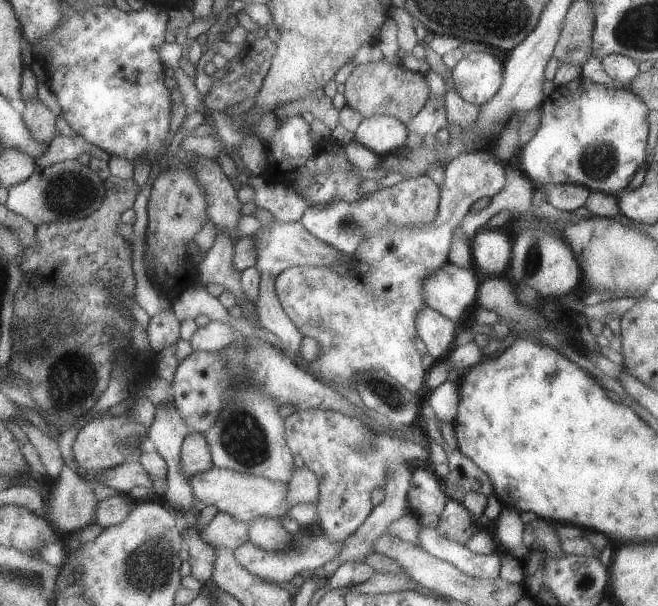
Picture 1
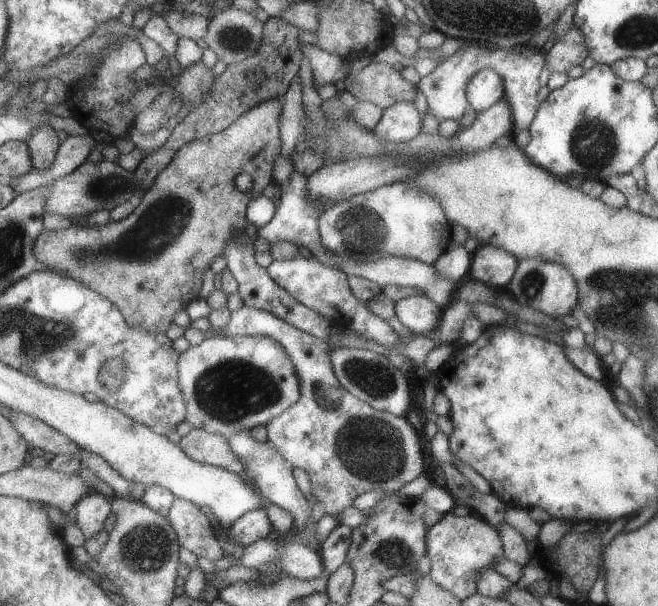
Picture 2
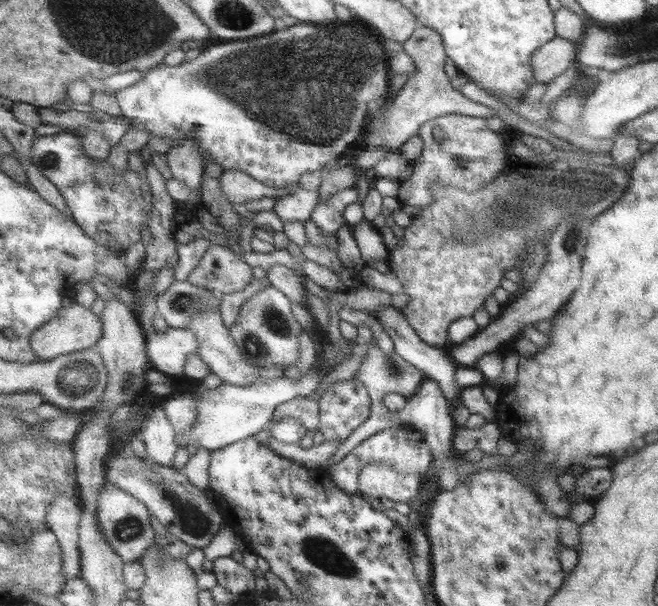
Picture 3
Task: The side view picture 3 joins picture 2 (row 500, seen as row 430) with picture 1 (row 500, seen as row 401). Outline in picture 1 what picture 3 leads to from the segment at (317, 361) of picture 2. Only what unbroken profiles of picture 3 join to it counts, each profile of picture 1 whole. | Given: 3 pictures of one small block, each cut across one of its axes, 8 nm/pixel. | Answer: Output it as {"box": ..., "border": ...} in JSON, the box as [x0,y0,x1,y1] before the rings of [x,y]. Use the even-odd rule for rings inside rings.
{"box":[285,409,430,542],"border":[[[310,409],[297,411],[285,420],[286,438],[288,444],[297,457],[302,457],[312,472],[316,472],[321,480],[321,499],[318,505],[319,519],[318,522],[324,532],[338,542],[345,542],[350,538],[353,532],[366,519],[369,518],[370,512],[373,510],[372,494],[377,488],[383,488],[388,482],[390,476],[390,466],[396,464],[404,464],[408,466],[412,460],[426,460],[430,458],[428,445],[416,444],[408,439],[400,438],[400,436],[390,436],[390,434],[382,434],[372,430],[370,426],[366,426],[360,418],[348,416],[344,412],[338,410],[322,410]]]}

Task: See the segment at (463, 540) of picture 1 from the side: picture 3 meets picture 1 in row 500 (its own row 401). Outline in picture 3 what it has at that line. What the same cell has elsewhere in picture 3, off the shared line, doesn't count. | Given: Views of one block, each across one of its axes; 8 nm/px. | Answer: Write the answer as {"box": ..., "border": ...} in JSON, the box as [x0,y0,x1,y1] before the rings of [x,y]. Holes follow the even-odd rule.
{"box":[373,306,462,406],"border":[[[385,306],[375,310],[373,316],[378,320],[382,320],[382,323],[386,325],[387,333],[392,338],[395,354],[398,354],[404,361],[407,361],[410,365],[420,369],[427,378],[435,380],[439,387],[442,389],[443,395],[449,402],[449,405],[453,406],[459,398],[462,392],[462,387],[459,387],[456,383],[456,362],[454,358],[450,356],[450,353],[446,352],[442,347],[432,347],[427,345],[414,330],[408,319],[402,314],[400,309],[393,306]]]}

